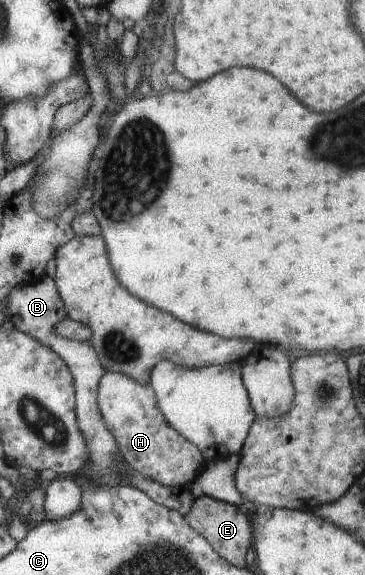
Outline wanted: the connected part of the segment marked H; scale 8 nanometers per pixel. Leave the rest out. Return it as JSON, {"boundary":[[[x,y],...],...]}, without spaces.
{"boundary":[[[108,371],[100,379],[97,403],[121,457],[127,466],[136,469],[144,477],[172,488],[176,485],[185,487],[190,486],[206,469],[207,462],[199,448],[184,439],[176,429],[172,429],[160,413],[156,393],[150,383],[144,385],[124,373]]]}

